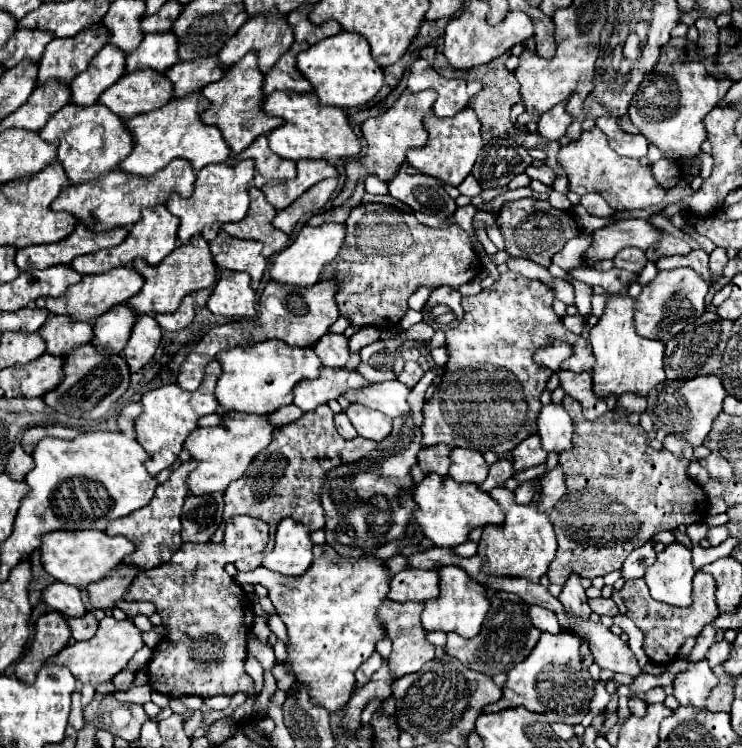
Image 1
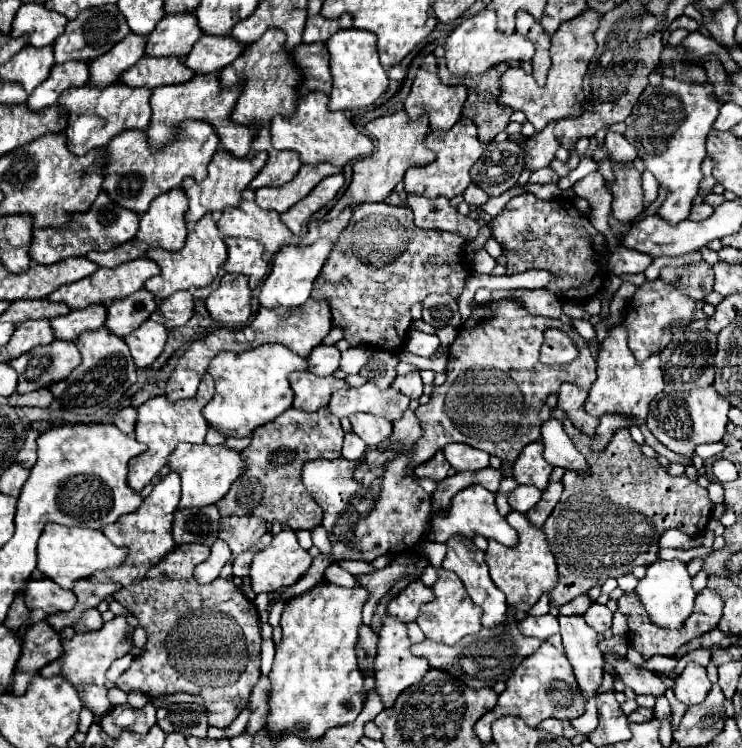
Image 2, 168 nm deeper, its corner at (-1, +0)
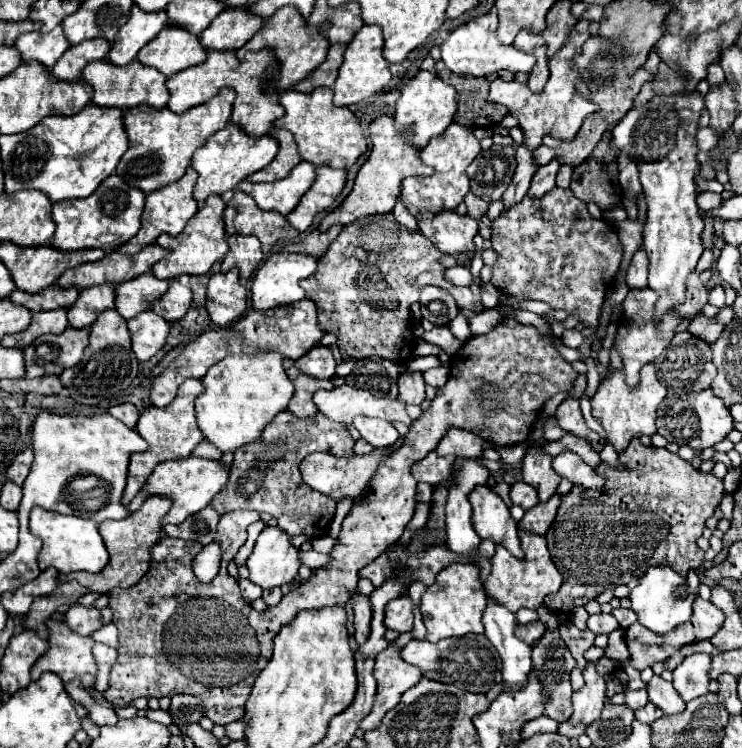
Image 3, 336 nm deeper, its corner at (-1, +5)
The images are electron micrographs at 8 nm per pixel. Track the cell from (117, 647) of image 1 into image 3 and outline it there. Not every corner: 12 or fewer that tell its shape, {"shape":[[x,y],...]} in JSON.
{"shape":[[49,619],[49,649],[31,681],[51,671],[97,725],[115,725],[117,713],[97,705],[91,689],[97,663],[93,639]]}

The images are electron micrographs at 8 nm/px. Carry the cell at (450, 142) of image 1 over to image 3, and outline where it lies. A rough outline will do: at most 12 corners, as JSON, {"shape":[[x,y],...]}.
{"shape":[[449,125],[419,151],[431,177],[407,177],[401,199],[415,219],[453,211],[469,193],[465,169],[481,147]]}

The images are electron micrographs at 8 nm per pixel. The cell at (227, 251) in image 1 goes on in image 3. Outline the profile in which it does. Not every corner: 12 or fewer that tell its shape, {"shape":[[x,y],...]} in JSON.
{"shape":[[229,235],[221,271],[247,285],[263,261],[257,237]]}

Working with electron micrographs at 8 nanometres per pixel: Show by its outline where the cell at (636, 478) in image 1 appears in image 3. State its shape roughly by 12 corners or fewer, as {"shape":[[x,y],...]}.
{"shape":[[633,439],[545,535],[569,615],[605,589],[703,565],[723,481]]}

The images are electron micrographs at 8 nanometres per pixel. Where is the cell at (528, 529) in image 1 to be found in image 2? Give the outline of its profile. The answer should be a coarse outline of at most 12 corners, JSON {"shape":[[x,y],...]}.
{"shape":[[513,510],[519,542],[489,540],[491,580],[517,610],[557,584],[545,532]]}

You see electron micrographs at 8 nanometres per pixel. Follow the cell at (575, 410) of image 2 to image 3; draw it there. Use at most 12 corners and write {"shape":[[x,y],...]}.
{"shape":[[577,399],[559,405],[561,429],[603,449],[601,435],[585,425]]}

